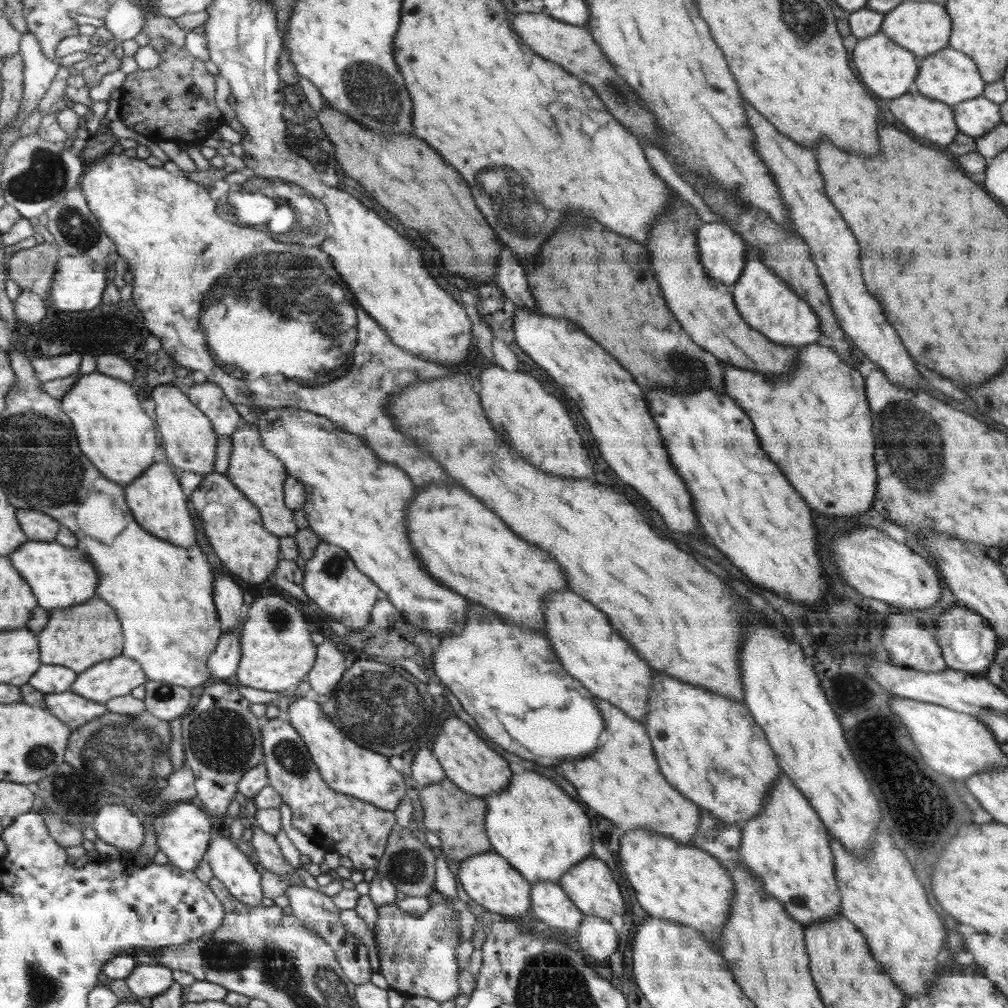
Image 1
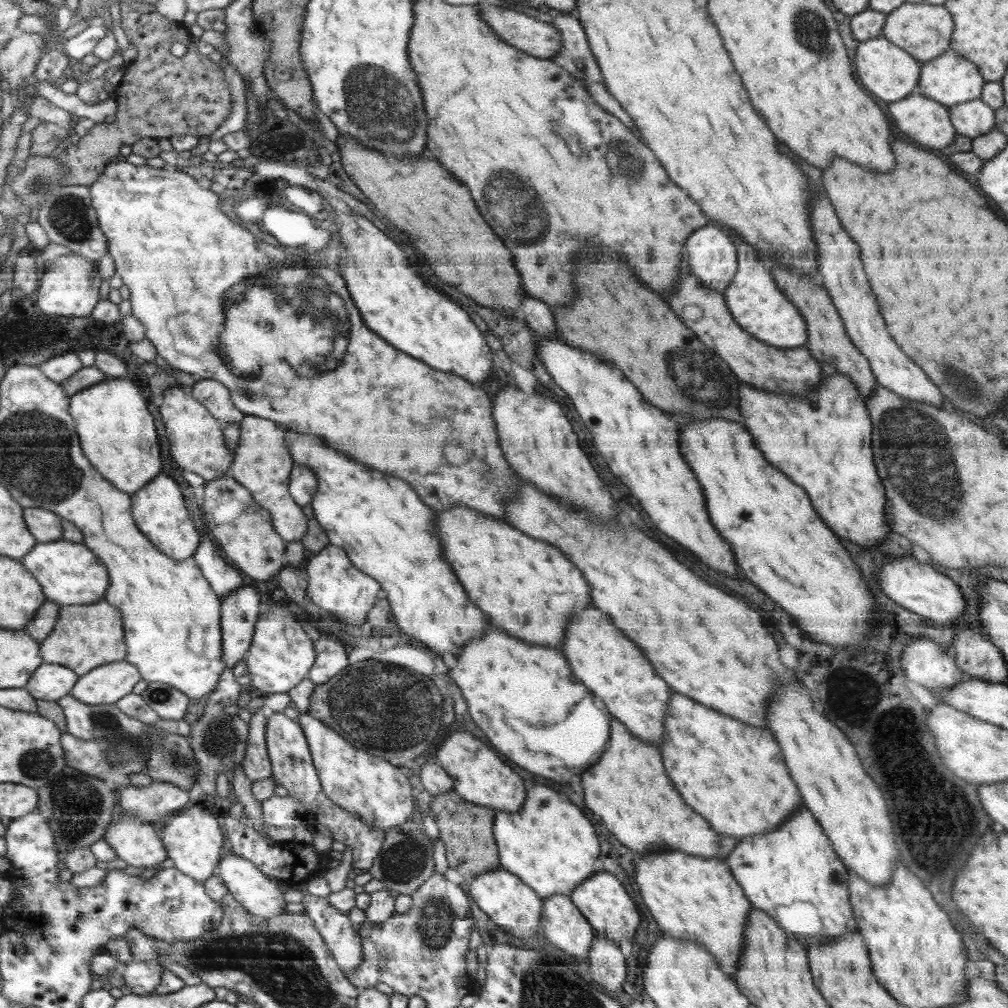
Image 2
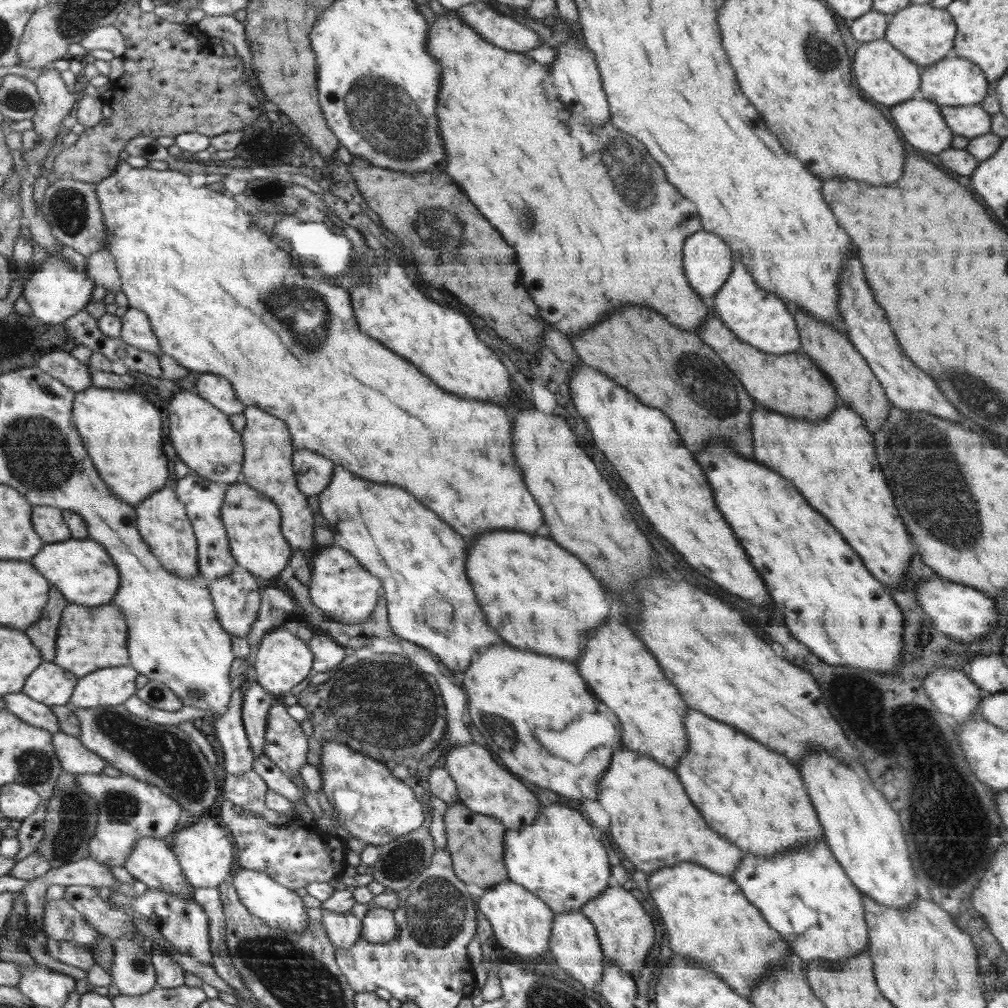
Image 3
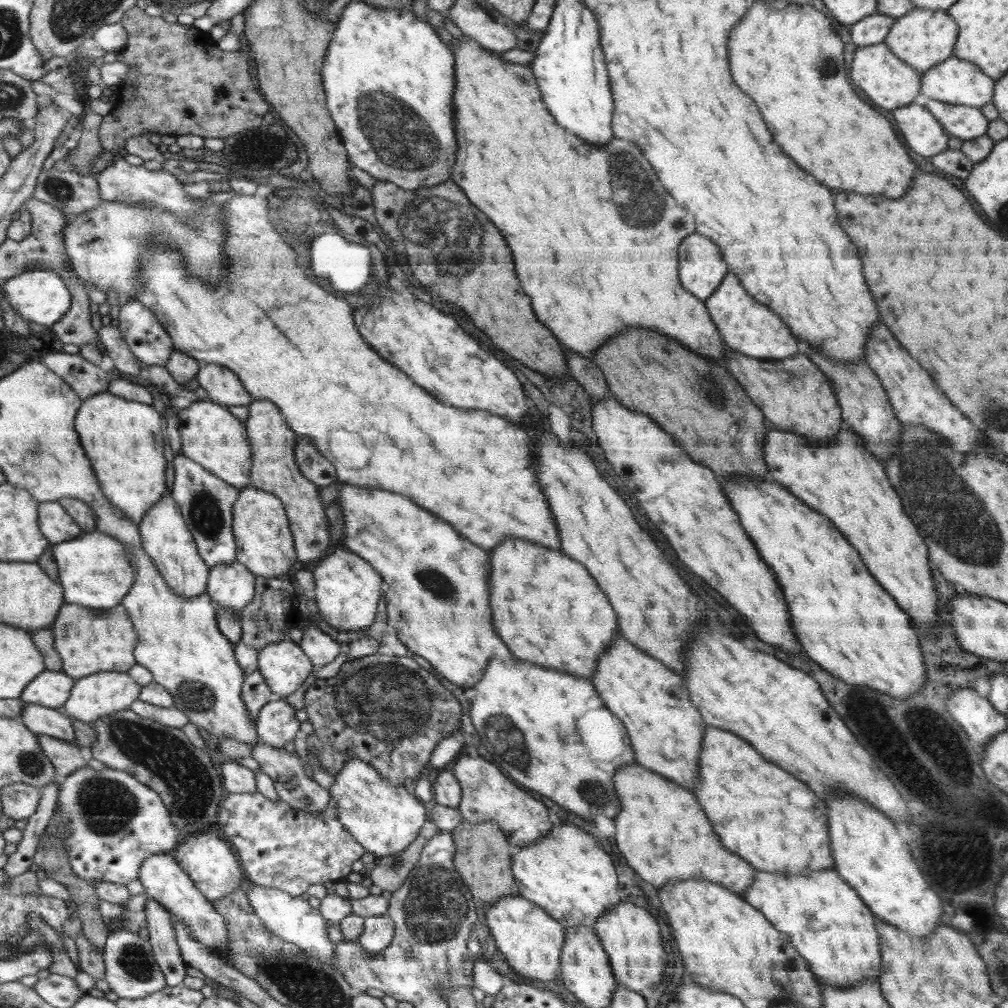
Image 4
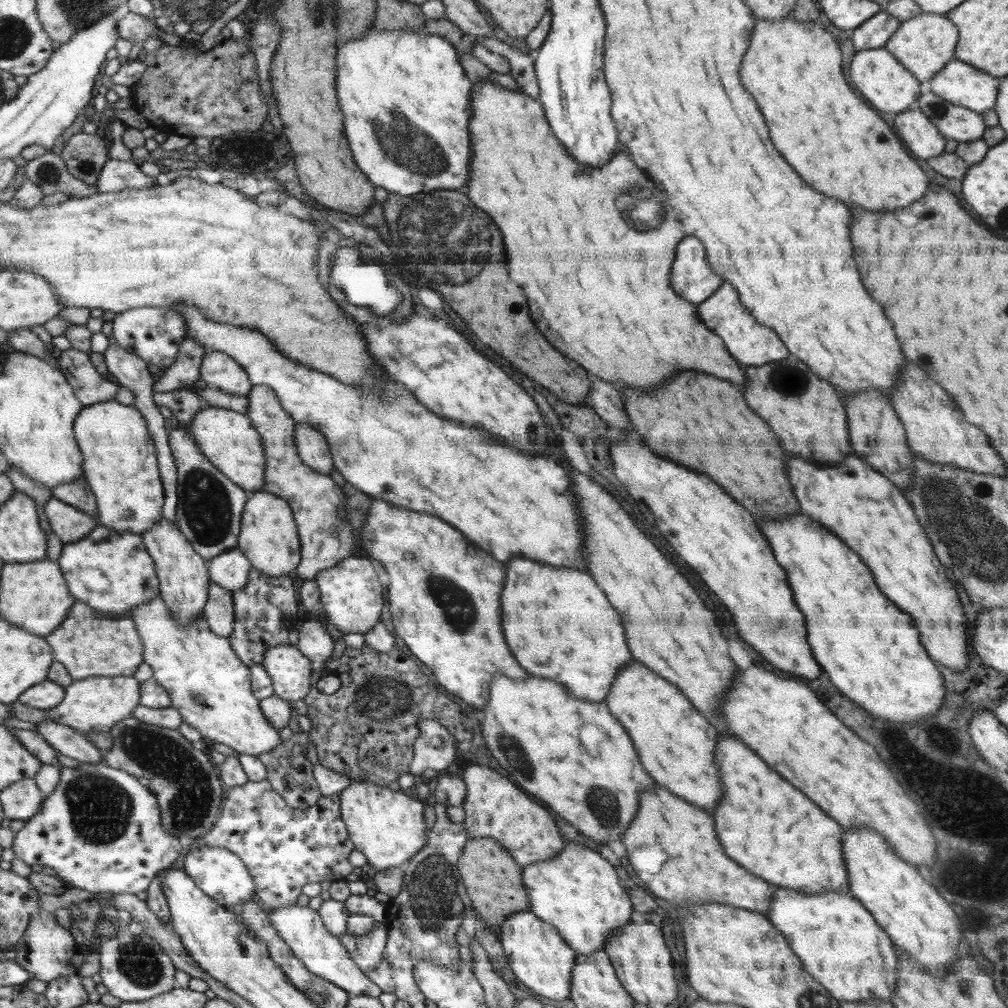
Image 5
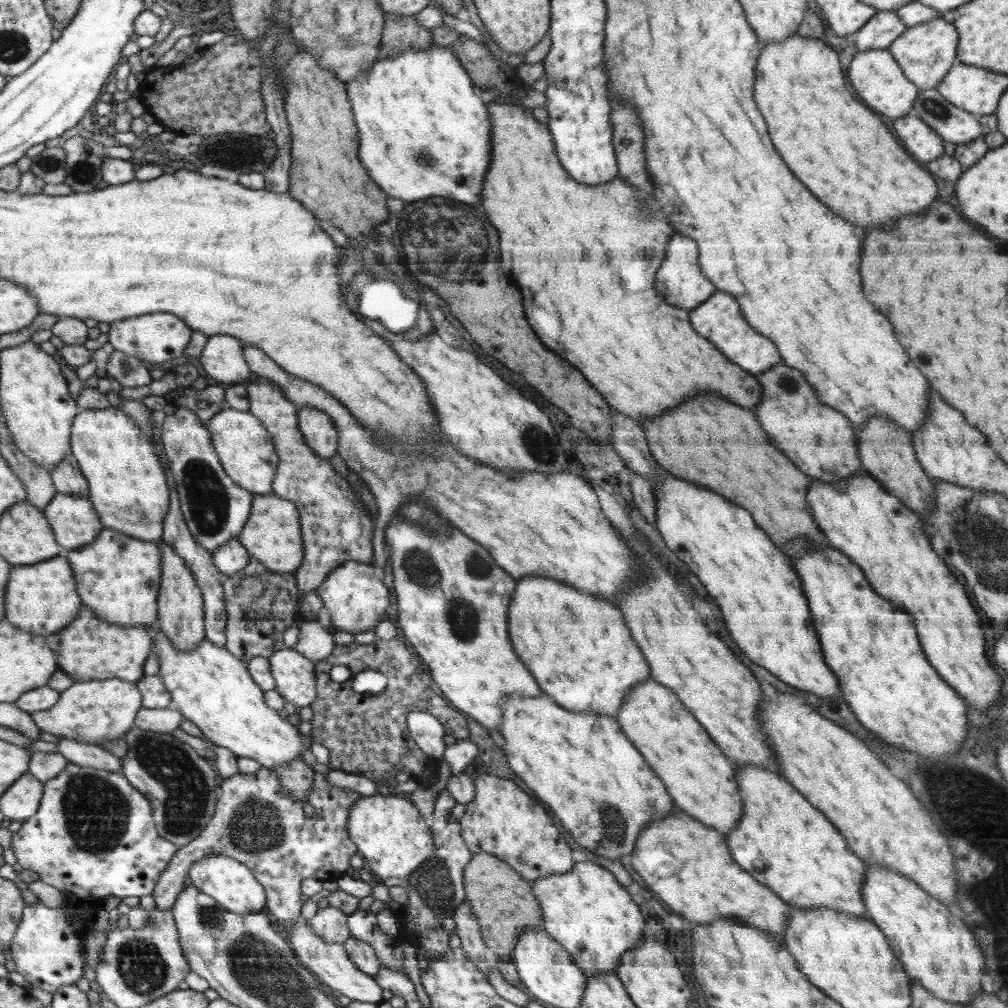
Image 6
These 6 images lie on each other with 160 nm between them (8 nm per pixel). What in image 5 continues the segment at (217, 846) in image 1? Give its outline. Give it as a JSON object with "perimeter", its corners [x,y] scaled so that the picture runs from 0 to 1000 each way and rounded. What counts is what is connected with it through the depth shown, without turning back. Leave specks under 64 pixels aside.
{"perimeter":[[[301,895],[298,899],[294,897],[288,900],[280,900],[280,902],[264,904],[266,906],[266,911],[269,911],[270,917],[273,919],[273,922],[276,924],[278,929],[282,932],[282,935],[289,939],[289,943],[292,947],[294,947],[294,950],[297,950],[302,955],[302,958],[305,959],[306,962],[310,963],[310,966],[315,966],[319,970],[325,971],[325,974],[329,974],[329,976],[336,978],[339,982],[345,983],[347,989],[369,988],[371,990],[375,990],[375,988],[379,986],[379,980],[372,974],[369,974],[363,967],[363,964],[356,961],[356,958],[346,946],[344,939],[339,938],[335,930],[329,927],[328,924],[320,918],[320,913],[317,913],[315,904],[308,903],[303,895]]]}

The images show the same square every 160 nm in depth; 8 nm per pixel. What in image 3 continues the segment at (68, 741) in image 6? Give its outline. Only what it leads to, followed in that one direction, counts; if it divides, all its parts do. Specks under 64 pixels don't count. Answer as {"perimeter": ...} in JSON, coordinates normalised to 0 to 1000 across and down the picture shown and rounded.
{"perimeter":[[[23,686],[4,688],[3,693],[6,697],[6,704],[11,705],[24,716],[43,721],[44,724],[51,725],[53,729],[60,725],[60,716],[56,708],[43,696],[38,696]]]}

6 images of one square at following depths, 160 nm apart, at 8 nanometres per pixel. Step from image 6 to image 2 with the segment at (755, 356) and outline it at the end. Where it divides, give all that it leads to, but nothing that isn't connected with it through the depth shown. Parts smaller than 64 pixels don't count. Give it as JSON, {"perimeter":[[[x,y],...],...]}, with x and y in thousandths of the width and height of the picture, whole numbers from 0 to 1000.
{"perimeter":[[[730,234],[730,244],[733,245],[733,270],[717,291],[720,294],[721,304],[728,316],[742,331],[752,335],[770,345],[796,344],[800,341],[800,324],[798,313],[794,313],[793,306],[788,306],[781,294],[774,290],[766,278],[767,263],[762,257],[754,256],[751,248]]]}

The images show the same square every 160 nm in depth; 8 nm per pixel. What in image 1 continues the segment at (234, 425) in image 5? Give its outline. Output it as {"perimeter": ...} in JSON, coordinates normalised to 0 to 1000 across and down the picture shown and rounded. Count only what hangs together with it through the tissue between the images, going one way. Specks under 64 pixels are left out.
{"perimeter":[[[171,381],[154,384],[151,397],[155,400],[155,423],[159,428],[159,435],[162,435],[160,443],[163,444],[168,460],[182,467],[199,470],[201,473],[213,468],[215,431],[210,426],[209,417],[205,415],[205,411]]]}

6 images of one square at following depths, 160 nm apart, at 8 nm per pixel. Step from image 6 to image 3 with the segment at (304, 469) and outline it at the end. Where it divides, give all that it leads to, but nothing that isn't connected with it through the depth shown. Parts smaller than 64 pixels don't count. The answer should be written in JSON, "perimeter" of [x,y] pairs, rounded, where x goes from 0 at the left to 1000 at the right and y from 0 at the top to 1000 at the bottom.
{"perimeter":[[[245,403],[241,407],[244,422],[239,429],[244,446],[240,471],[236,478],[253,483],[277,502],[280,510],[279,526],[286,538],[297,546],[310,544],[310,528],[312,528],[312,510],[304,498],[304,491],[298,488],[294,471],[291,467],[290,453],[293,447],[288,425],[280,416],[258,407],[255,403]]]}

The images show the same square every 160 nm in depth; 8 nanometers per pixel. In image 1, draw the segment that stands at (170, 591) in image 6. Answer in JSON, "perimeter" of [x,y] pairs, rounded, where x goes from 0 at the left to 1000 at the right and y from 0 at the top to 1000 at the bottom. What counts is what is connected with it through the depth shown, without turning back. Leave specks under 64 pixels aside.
{"perimeter":[[[155,458],[144,466],[135,477],[130,477],[125,483],[125,492],[130,509],[135,510],[134,517],[139,518],[138,521],[143,522],[143,526],[151,526],[155,534],[161,534],[181,544],[189,544],[195,540],[192,516],[185,502],[182,482],[179,482],[177,474],[171,470],[167,459]]]}

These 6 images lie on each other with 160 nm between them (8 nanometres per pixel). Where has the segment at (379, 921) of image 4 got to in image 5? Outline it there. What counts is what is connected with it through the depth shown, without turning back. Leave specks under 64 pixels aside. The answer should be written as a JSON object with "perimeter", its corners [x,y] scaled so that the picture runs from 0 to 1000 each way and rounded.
{"perimeter":[[[381,912],[372,914],[370,922],[361,929],[347,928],[344,925],[337,933],[357,962],[371,964],[373,957],[379,952],[385,928],[386,919]]]}

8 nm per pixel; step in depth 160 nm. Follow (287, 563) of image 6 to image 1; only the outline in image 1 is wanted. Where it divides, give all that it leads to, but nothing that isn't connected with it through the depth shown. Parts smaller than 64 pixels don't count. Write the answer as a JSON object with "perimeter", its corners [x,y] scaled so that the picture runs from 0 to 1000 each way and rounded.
{"perimeter":[[[210,468],[201,473],[189,490],[190,498],[200,513],[203,530],[212,544],[213,556],[220,559],[243,578],[258,579],[277,563],[276,534],[262,523],[257,503],[223,470]]]}

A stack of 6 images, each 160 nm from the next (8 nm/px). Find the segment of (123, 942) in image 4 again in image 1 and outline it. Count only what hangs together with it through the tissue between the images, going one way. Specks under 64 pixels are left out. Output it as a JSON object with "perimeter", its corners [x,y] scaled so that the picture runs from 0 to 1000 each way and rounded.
{"perimeter":[[[138,955],[124,970],[127,980],[136,989],[154,989],[161,986],[174,976],[171,961],[161,957]]]}

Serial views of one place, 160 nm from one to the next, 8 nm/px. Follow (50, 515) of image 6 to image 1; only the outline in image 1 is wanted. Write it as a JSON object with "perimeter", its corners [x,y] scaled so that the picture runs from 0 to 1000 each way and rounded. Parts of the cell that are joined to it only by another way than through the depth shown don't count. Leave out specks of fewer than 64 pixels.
{"perimeter":[[[18,505],[18,506],[20,506],[20,512],[17,512],[17,514],[18,517],[20,518],[20,522],[22,522],[22,525],[27,531],[28,536],[52,538],[58,532],[59,525],[62,524],[62,520],[58,518],[58,516],[54,516],[54,514],[46,512],[46,510],[42,510],[42,508],[36,508],[36,506],[32,505]]]}

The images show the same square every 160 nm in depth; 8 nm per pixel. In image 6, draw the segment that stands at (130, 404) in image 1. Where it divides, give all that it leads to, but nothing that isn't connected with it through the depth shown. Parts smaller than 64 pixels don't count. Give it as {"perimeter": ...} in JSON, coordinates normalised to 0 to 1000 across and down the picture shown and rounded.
{"perimeter":[[[118,404],[103,407],[78,409],[70,427],[70,450],[75,453],[81,470],[85,473],[90,496],[103,524],[117,526],[145,538],[156,539],[162,534],[164,514],[170,504],[170,481],[166,478],[165,467],[150,436],[135,424],[135,417],[129,411],[123,411]]]}

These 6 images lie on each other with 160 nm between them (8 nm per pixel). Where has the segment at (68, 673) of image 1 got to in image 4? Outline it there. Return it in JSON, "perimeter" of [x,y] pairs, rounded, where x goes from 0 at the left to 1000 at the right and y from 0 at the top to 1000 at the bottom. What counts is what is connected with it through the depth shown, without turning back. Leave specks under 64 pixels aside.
{"perimeter":[[[44,664],[39,671],[23,685],[23,696],[61,703],[65,698],[70,685],[74,681],[74,673],[63,666]]]}

